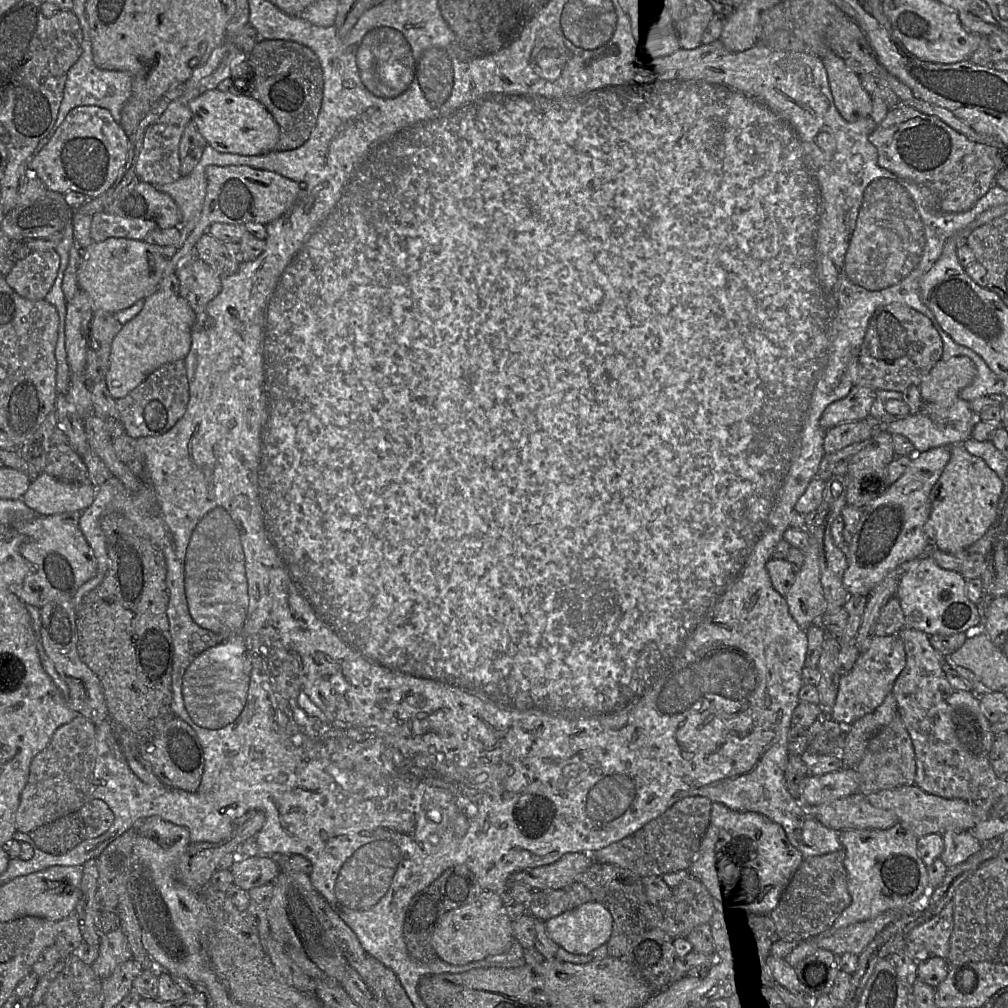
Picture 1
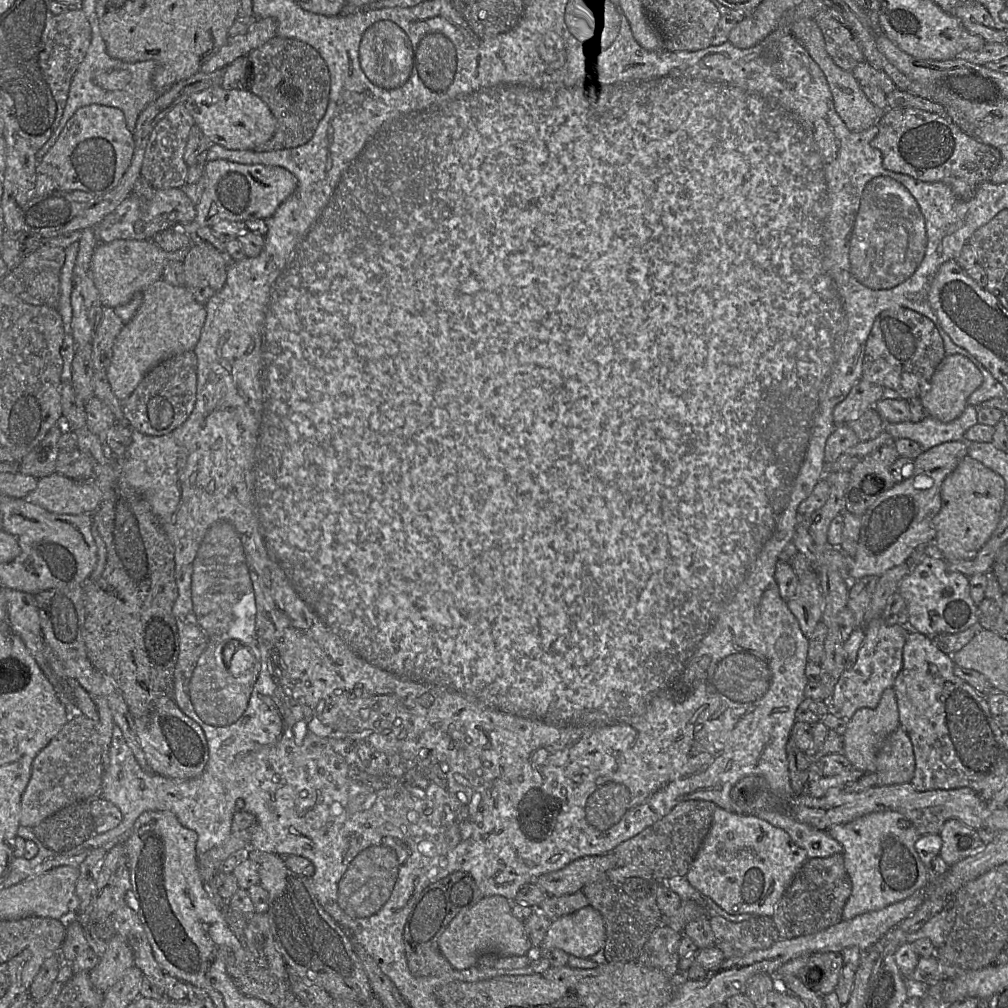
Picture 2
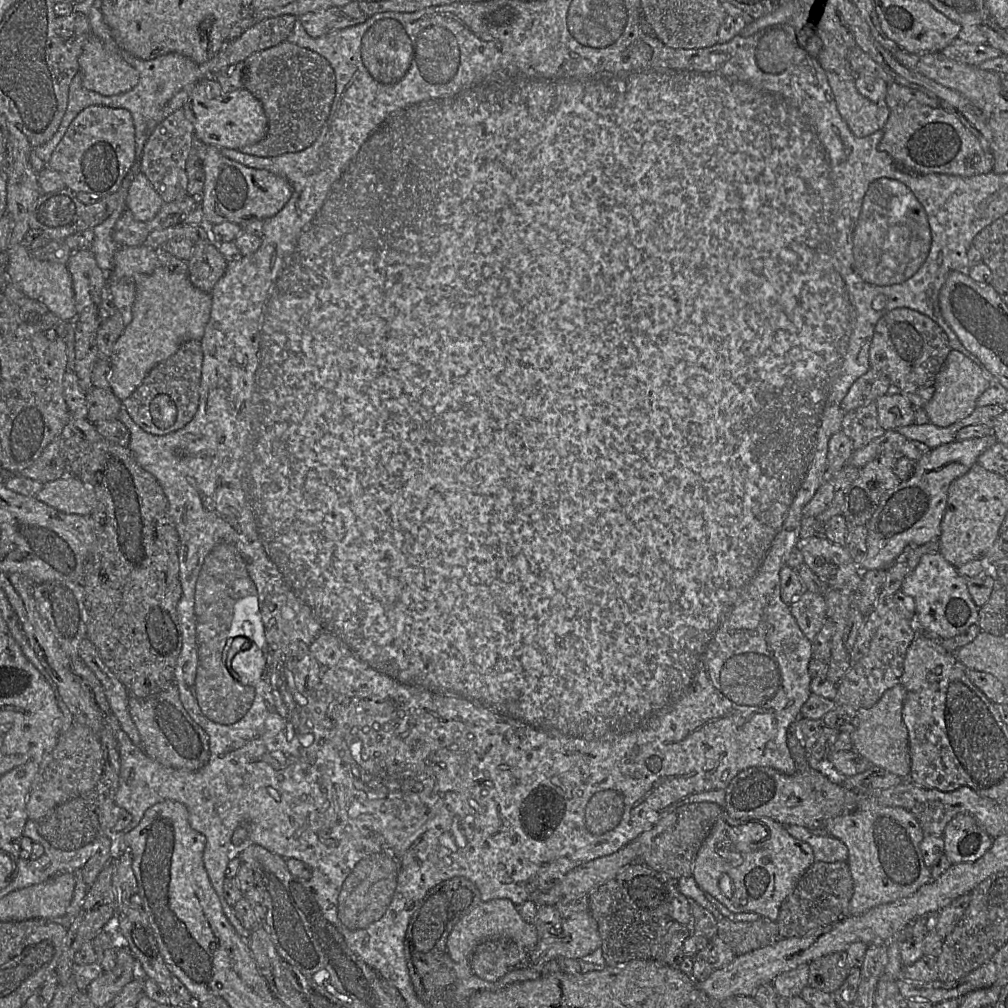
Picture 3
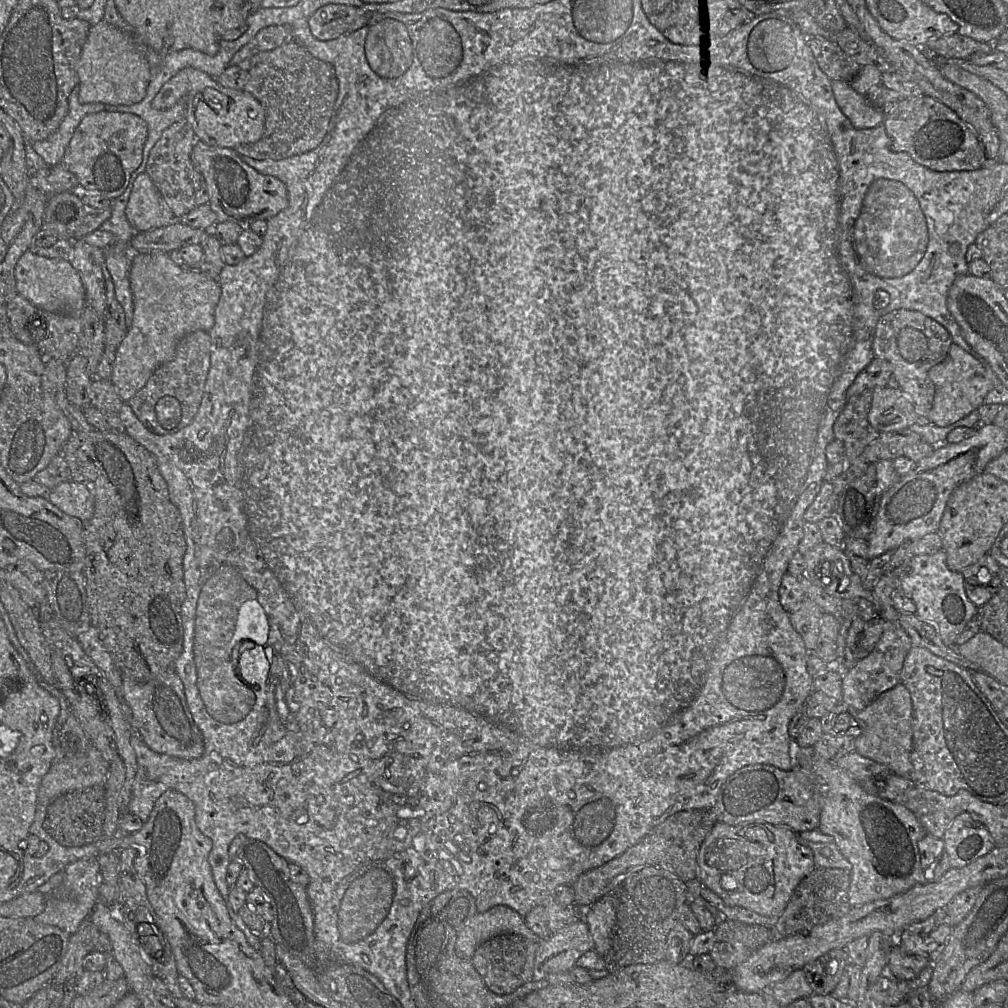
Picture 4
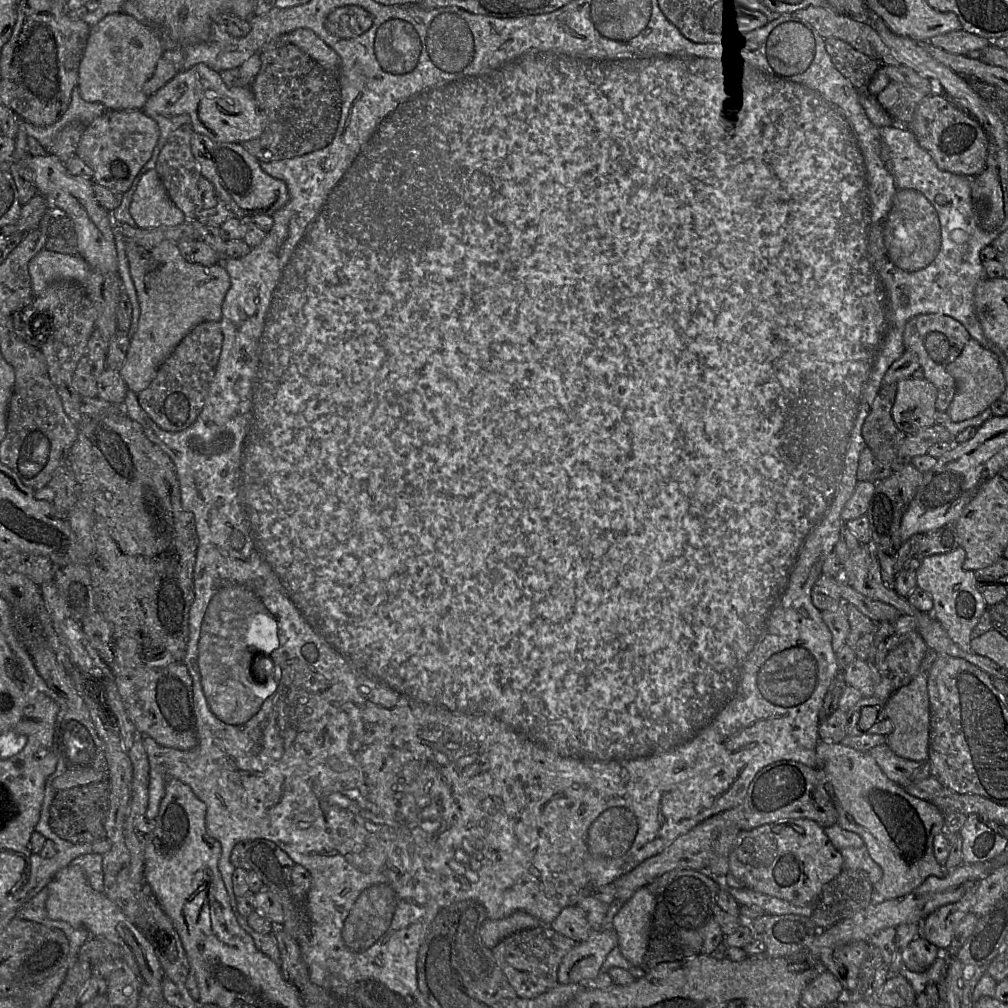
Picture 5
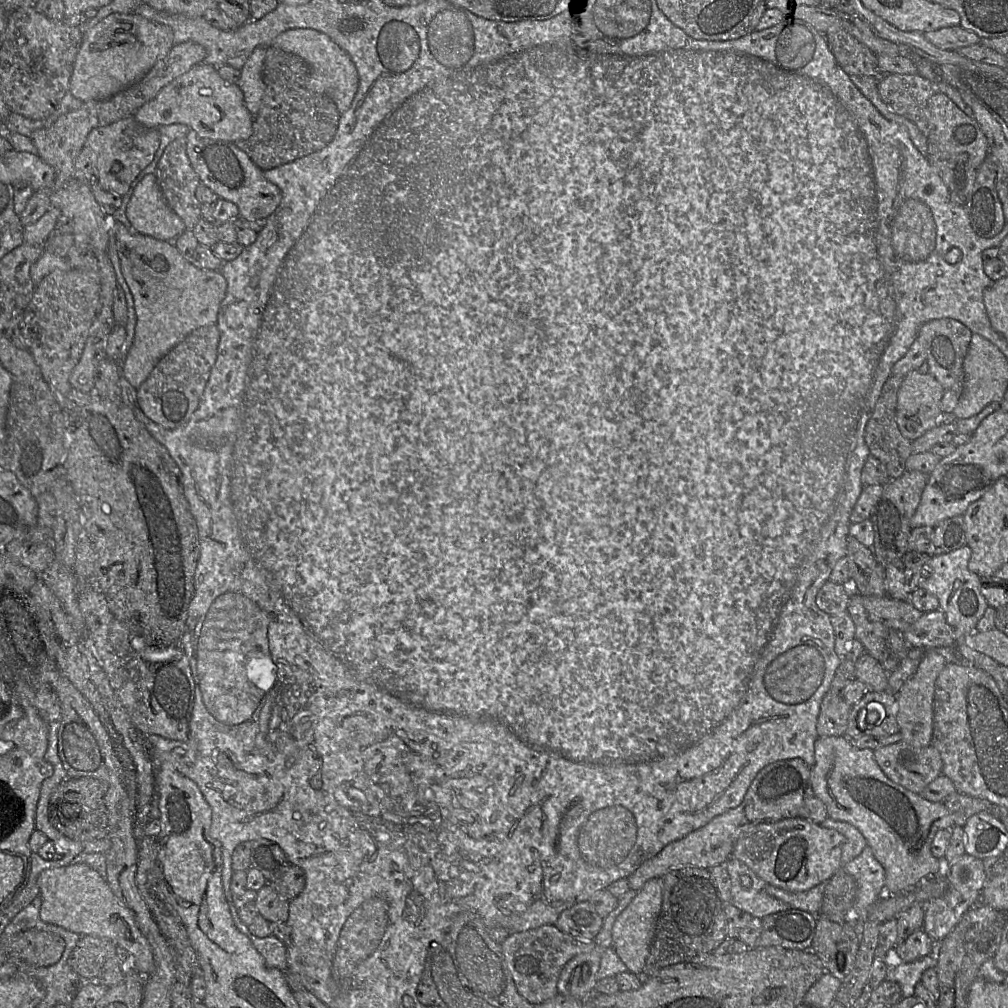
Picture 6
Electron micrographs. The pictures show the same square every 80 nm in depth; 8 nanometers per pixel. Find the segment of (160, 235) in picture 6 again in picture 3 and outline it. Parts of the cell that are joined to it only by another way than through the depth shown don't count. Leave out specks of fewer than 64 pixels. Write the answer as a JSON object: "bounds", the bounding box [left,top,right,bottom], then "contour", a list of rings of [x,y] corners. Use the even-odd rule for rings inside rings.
{"bounds":[126,171,163,222],"contour":[[[139,171],[129,187],[126,208],[137,221],[146,222],[156,216],[163,203],[150,181]]]}

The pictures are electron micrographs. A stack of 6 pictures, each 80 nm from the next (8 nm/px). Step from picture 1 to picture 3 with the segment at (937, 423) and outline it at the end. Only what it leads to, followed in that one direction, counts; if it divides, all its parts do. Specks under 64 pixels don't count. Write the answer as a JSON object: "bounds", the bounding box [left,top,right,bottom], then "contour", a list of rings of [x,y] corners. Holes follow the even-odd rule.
{"bounds":[896,407,981,449],"contour":[[[981,407],[975,410],[966,418],[951,424],[948,427],[938,427],[931,422],[928,424],[912,424],[896,429],[908,440],[916,440],[926,444],[931,449],[956,440],[957,432],[967,426],[980,424]]]}

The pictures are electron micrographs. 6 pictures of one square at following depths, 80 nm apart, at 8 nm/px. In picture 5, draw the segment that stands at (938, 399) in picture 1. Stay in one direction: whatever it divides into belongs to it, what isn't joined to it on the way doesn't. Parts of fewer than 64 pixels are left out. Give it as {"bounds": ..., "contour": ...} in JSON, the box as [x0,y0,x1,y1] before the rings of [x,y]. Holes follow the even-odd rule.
{"bounds":[946,338,1006,422],"contour":[[[970,338],[961,354],[948,365],[947,371],[955,379],[956,392],[946,413],[953,422],[973,418],[998,400],[1006,388],[1006,379],[995,353]]]}

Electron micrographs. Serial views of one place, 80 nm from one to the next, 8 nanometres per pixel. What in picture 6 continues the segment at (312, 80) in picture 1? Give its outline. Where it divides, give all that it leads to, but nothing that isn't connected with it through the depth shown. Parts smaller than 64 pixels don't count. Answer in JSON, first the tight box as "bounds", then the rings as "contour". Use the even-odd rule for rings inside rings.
{"bounds":[233,45,341,170],"contour":[[[269,45],[263,65],[265,94],[257,116],[253,122],[253,133],[246,140],[233,142],[244,151],[262,170],[270,170],[293,162],[326,147],[334,138],[341,114],[334,101],[326,95],[308,89],[309,67],[299,56]]]}

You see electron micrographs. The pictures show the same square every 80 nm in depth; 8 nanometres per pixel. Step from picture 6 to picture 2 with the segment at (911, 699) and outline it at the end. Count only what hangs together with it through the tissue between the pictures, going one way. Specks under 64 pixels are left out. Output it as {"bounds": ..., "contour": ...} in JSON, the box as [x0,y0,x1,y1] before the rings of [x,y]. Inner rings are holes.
{"bounds":[842,688,900,770],"contour":[[[894,688],[886,689],[878,706],[874,709],[861,708],[856,711],[842,735],[844,748],[842,753],[847,757],[855,770],[875,770],[876,756],[886,738],[900,727],[899,710]]]}

